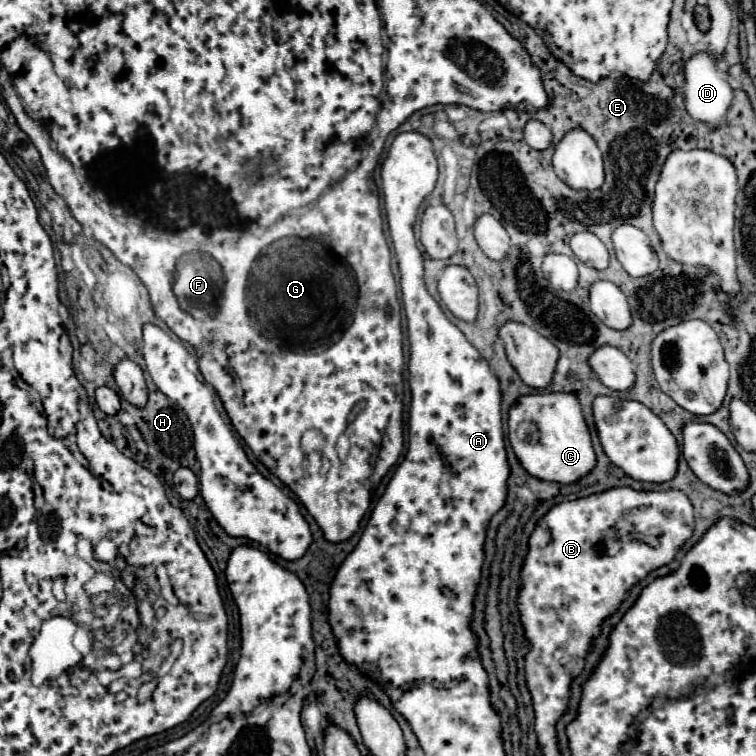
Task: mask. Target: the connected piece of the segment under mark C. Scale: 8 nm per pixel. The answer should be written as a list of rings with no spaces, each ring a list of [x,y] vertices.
[[[542,392],[518,398],[518,402],[510,408],[508,438],[528,474],[546,482],[574,484],[596,466],[590,430],[574,394]]]

